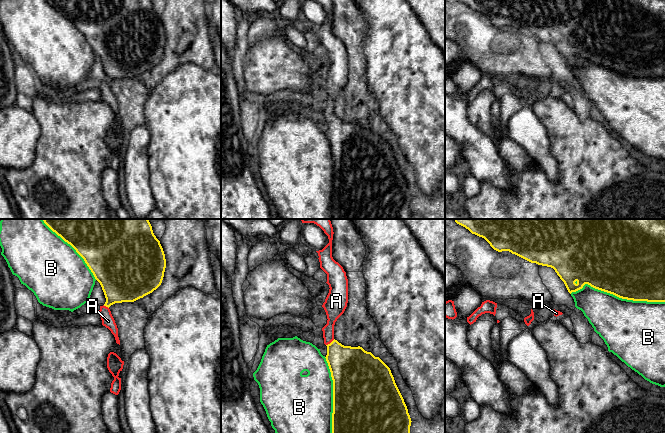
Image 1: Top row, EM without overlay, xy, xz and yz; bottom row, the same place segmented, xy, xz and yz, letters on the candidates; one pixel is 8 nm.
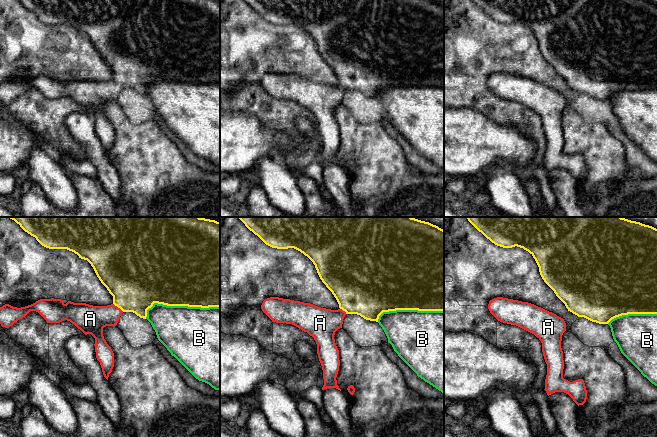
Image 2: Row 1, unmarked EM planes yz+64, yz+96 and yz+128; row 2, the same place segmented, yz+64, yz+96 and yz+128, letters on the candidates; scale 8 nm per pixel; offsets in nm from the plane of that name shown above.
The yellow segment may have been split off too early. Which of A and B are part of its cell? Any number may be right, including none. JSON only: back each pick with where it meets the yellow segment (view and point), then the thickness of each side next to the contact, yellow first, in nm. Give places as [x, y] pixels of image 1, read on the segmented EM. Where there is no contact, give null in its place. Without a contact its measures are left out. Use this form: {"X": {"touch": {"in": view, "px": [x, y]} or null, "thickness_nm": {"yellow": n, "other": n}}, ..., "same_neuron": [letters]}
{"A": {"touch": {"in": "xz", "px": [331, 342]}, "thickness_nm": {"yellow": 320, "other": 130}}, "same_neuron": ["A"]}

